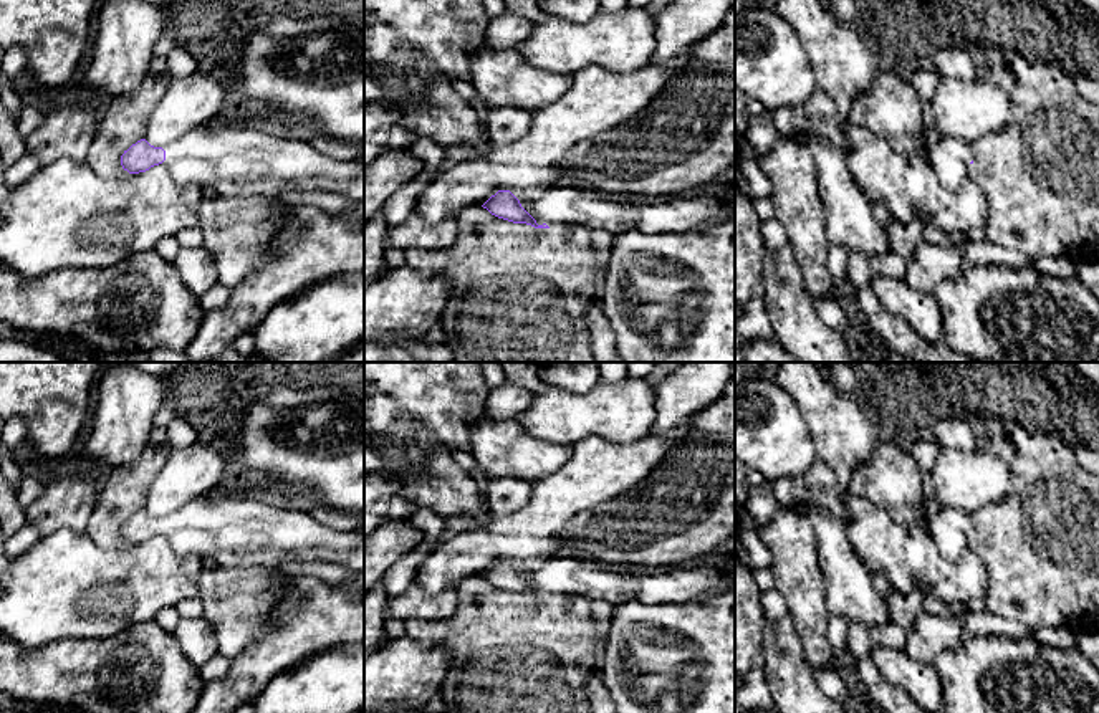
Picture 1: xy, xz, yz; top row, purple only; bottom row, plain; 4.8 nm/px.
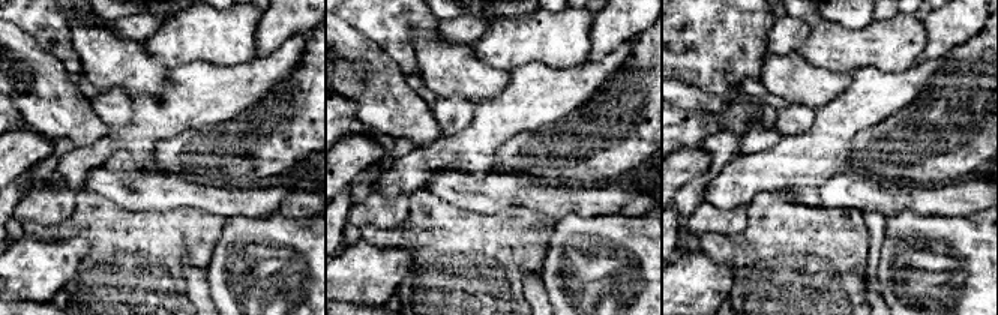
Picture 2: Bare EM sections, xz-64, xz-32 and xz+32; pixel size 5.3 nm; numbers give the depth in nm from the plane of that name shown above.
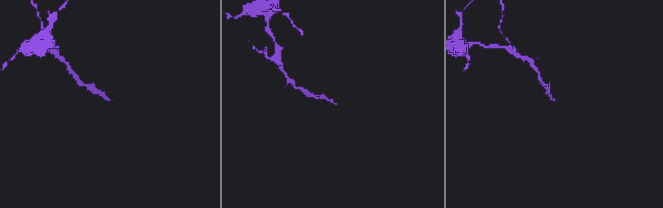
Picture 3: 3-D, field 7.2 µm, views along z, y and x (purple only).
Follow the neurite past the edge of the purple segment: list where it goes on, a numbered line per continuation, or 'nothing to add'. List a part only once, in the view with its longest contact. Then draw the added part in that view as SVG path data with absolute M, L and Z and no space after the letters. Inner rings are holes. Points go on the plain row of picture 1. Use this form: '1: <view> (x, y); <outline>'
1: xz (561, 574); M564 554L545 561L530 574L538 596L586 596L619 607L629 601L644 604L700 602L703 596L735 591L735 574L712 566L672 567L669 572L607 572Z

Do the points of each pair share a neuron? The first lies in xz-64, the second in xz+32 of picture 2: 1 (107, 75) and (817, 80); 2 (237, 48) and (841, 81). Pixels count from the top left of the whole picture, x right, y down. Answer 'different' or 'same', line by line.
1: same
2: different

